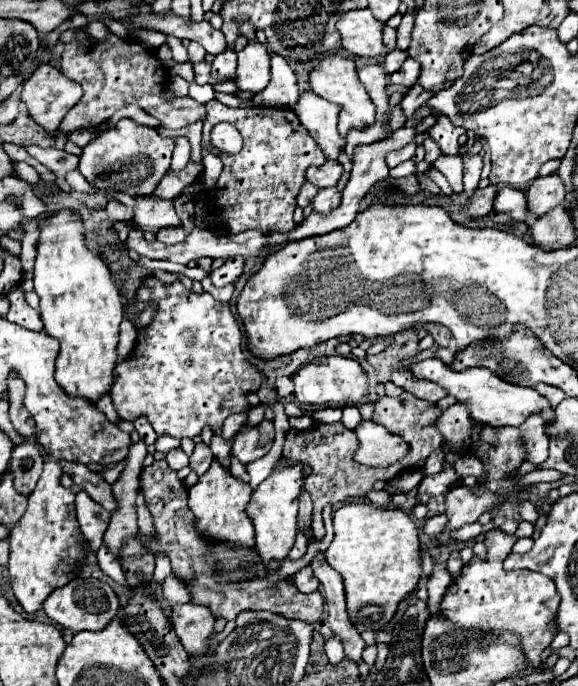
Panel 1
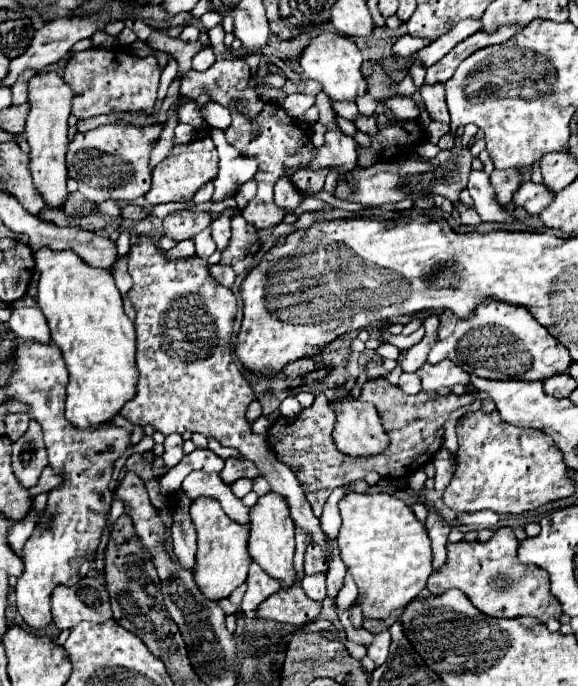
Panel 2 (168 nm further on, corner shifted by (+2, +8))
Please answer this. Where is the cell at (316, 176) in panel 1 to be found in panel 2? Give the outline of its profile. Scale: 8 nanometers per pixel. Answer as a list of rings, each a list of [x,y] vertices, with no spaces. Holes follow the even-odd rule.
[[[299,169],[293,173],[291,181],[299,187],[299,191],[303,191],[305,195],[313,195],[317,191],[323,189],[323,183],[325,183],[325,177],[327,177],[329,169]]]

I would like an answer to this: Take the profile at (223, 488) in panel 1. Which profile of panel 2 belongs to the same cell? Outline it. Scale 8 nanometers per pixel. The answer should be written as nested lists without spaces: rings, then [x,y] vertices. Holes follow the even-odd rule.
[[[197,497],[189,507],[191,521],[197,531],[197,565],[195,565],[195,581],[207,599],[229,597],[231,591],[247,579],[247,571],[251,565],[251,555],[247,551],[249,525],[241,525],[229,519],[219,501],[213,497]]]

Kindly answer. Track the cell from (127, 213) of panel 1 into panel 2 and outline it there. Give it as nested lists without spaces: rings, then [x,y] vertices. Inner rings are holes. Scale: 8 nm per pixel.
[[[129,203],[129,205],[125,205],[125,207],[121,209],[121,217],[131,219],[131,221],[139,221],[139,219],[143,219],[143,217],[149,217],[149,211],[143,209],[143,207],[139,207],[139,205]]]

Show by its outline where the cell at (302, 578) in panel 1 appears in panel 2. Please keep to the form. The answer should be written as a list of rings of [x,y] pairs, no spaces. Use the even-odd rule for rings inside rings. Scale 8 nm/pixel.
[[[323,573],[305,575],[305,577],[301,579],[301,587],[303,587],[303,591],[309,595],[309,599],[323,601],[323,599],[327,597],[327,591],[325,591],[325,575],[323,575]]]

